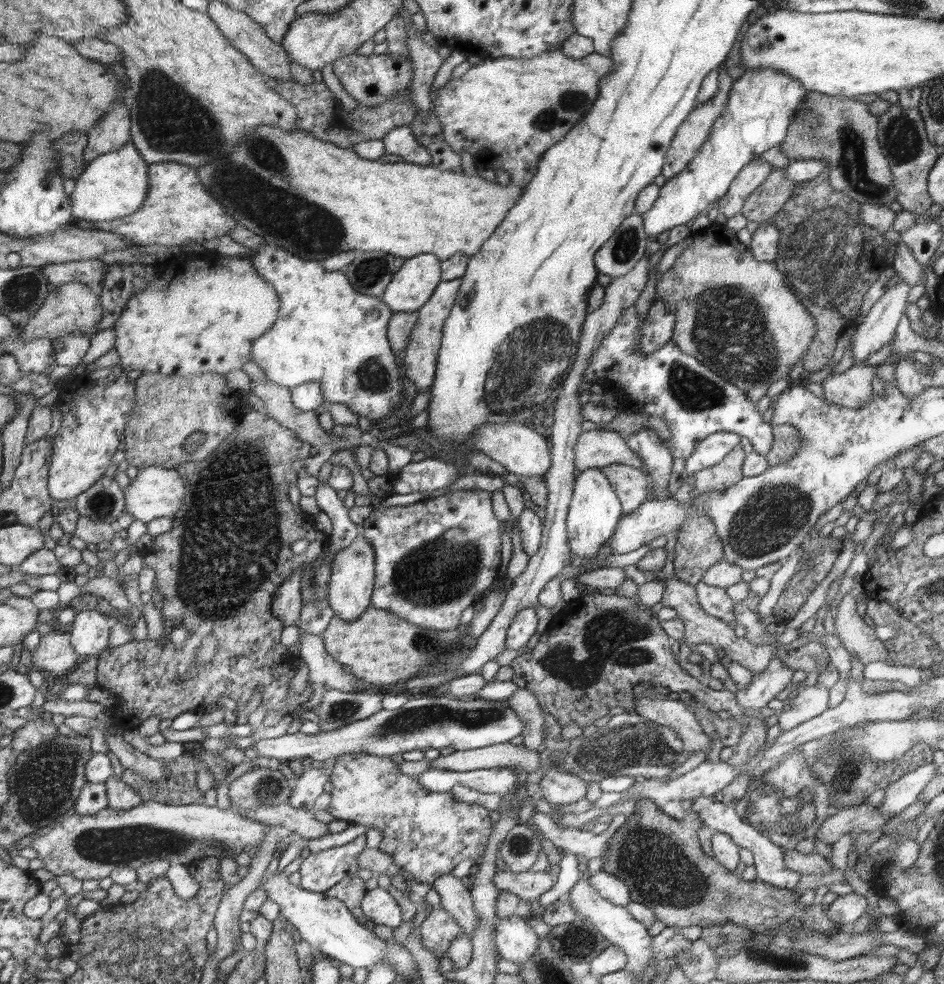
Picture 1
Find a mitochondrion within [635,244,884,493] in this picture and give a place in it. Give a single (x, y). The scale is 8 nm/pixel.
(737, 340)

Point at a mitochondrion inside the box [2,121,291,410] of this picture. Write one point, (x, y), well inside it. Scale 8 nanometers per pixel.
(46, 178)

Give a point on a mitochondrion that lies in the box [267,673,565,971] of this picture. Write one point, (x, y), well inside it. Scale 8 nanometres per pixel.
(415, 719)

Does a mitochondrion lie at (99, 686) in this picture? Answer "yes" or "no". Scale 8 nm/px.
no

